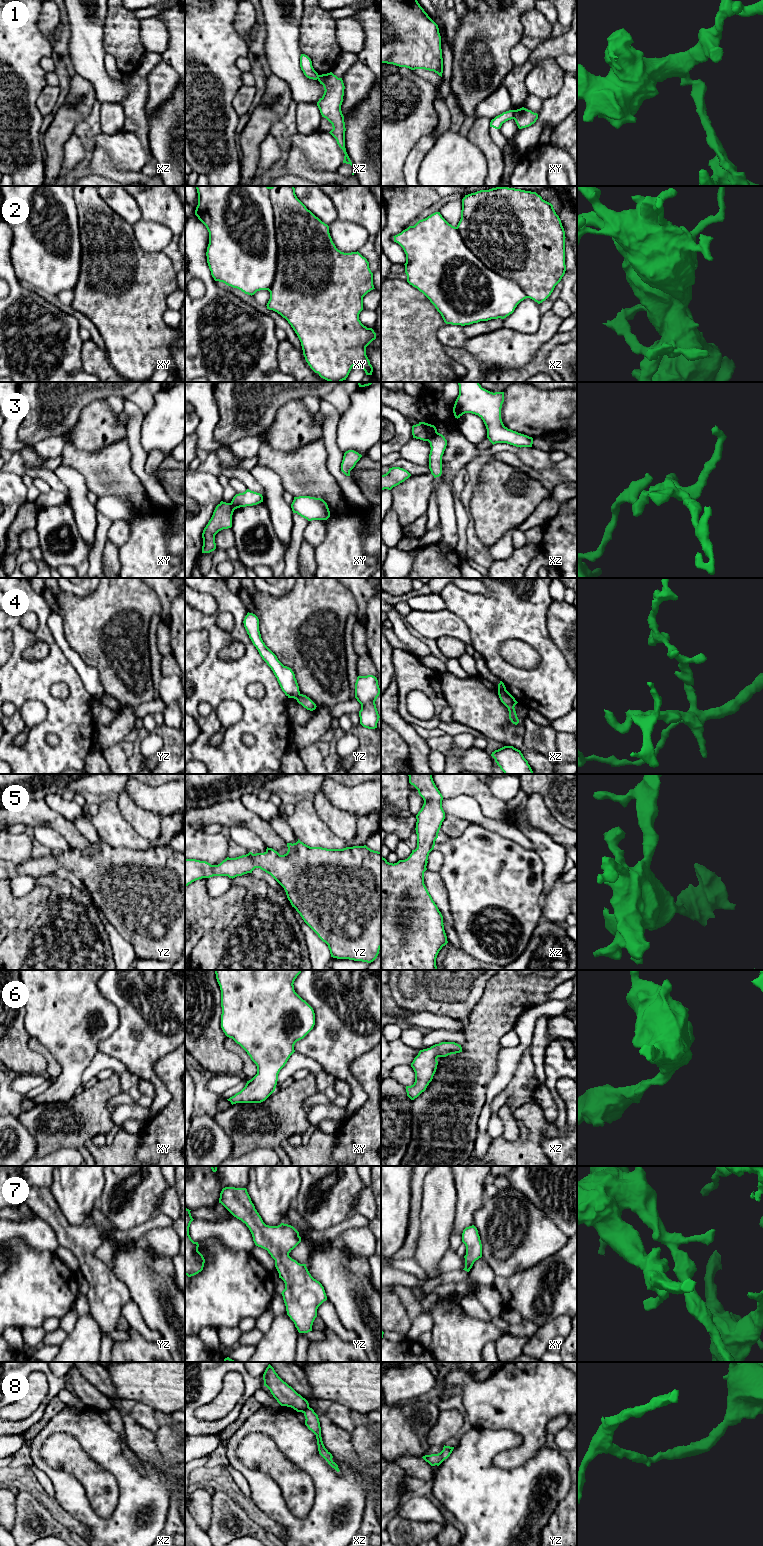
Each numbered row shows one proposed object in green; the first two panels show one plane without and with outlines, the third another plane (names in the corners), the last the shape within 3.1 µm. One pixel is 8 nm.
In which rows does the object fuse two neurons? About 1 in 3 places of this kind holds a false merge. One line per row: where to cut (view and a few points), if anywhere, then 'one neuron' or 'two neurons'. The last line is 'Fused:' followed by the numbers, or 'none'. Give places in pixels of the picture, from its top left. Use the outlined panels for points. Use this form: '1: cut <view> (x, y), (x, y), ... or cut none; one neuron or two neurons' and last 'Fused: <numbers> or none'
1: cut xy (514, 110), (512, 118); two neurons
2: cut none; one neuron
3: cut xz (429, 424), (426, 440); two neurons
4: cut yz (299, 693), (295, 698); two neurons
5: cut none; one neuron
6: cut none; one neuron
7: cut none; one neuron
8: cut none; one neuron
Fused: 1, 3, 4

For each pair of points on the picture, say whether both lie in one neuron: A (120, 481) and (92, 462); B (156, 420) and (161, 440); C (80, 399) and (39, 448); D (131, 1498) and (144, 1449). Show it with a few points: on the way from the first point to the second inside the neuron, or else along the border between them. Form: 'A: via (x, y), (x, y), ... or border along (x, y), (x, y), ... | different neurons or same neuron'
A: via (113, 476), (99, 469) | same neuron
B: via (158, 425), (158, 432), (161, 435) | same neuron
C: border along (65, 435), (48, 436), (38, 441), (32, 447) | different neurons
D: border along (137, 1456), (161, 1472) | different neurons

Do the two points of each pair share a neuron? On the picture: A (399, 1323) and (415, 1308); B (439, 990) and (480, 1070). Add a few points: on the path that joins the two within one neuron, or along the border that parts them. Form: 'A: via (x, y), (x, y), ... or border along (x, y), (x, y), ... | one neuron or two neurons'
A: border along (396, 1294), (411, 1320) | two neurons
B: border along (480, 999), (465, 1017) | two neurons

